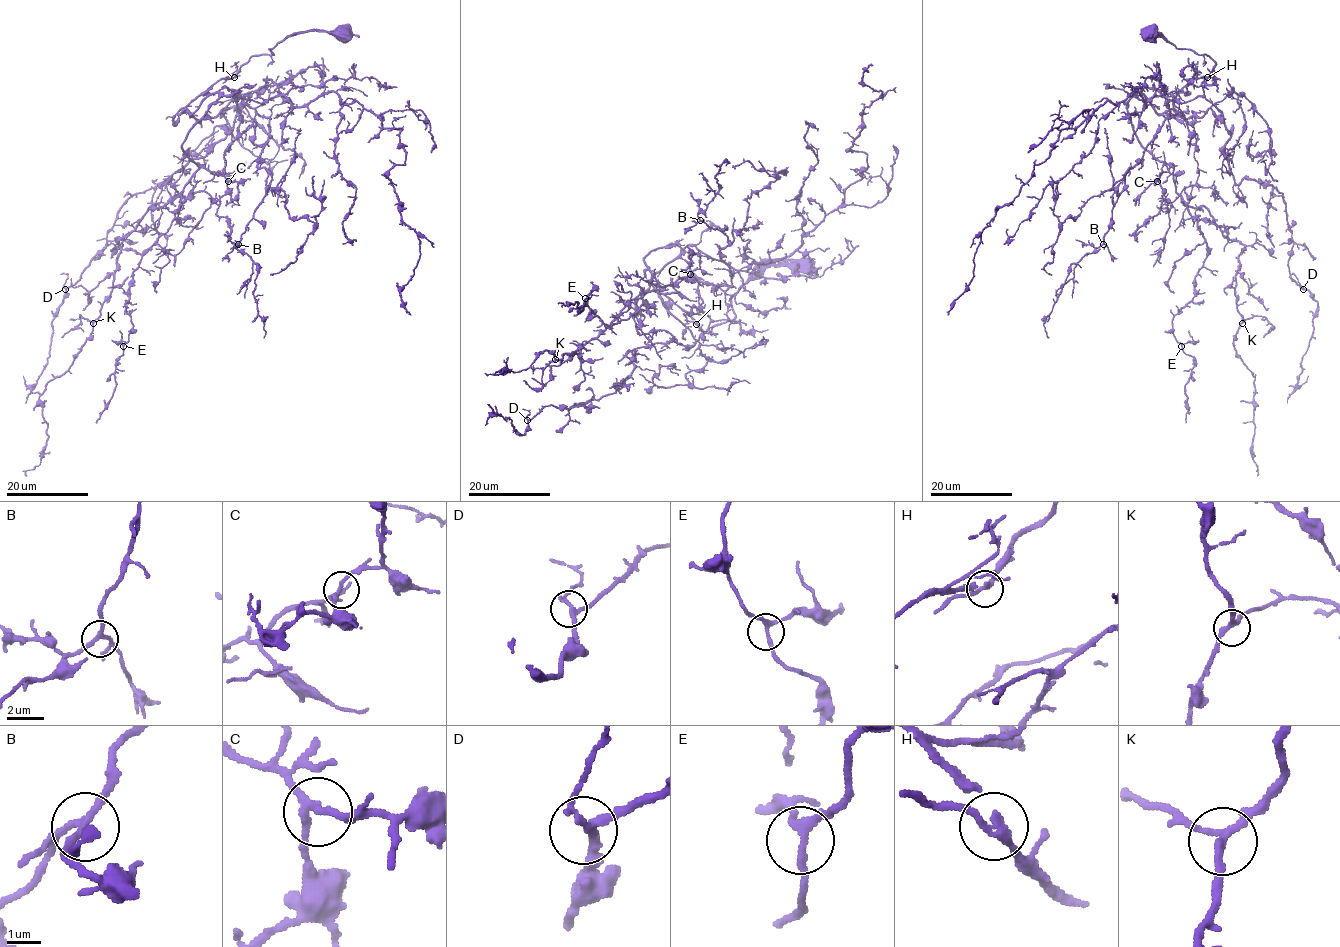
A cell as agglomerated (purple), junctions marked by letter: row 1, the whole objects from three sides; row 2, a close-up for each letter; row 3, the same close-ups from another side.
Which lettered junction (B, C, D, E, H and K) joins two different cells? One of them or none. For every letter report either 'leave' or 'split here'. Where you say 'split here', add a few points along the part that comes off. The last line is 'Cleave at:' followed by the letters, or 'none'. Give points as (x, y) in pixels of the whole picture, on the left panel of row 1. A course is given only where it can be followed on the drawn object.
B: leave
C: leave
D: leave
E: leave
H: leave
K: leave
Cleave at: none

